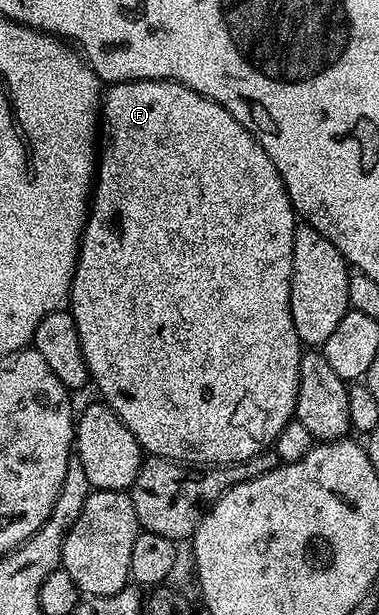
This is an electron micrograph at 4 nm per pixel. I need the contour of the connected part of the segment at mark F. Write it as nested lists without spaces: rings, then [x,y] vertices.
[[[143,78],[137,82],[117,82],[109,85],[102,94],[102,142],[104,150],[98,154],[98,169],[94,174],[94,189],[90,195],[88,218],[84,222],[84,234],[80,238],[80,251],[76,257],[76,267],[72,277],[72,293],[70,295],[70,312],[74,316],[74,324],[78,328],[78,340],[82,344],[82,356],[88,365],[88,377],[91,385],[100,389],[99,397],[105,406],[109,406],[130,428],[130,432],[138,440],[141,451],[158,458],[171,458],[173,462],[181,464],[231,464],[244,462],[250,456],[260,454],[275,443],[276,438],[286,428],[286,424],[293,421],[296,412],[296,397],[298,396],[298,368],[302,343],[298,332],[294,328],[294,320],[290,312],[290,284],[292,283],[292,253],[294,252],[294,232],[298,225],[298,215],[292,207],[290,196],[286,192],[286,184],[274,168],[274,160],[270,160],[268,153],[258,144],[258,140],[246,127],[238,124],[226,108],[222,108],[214,100],[186,88],[181,82],[170,82],[162,78]]]

